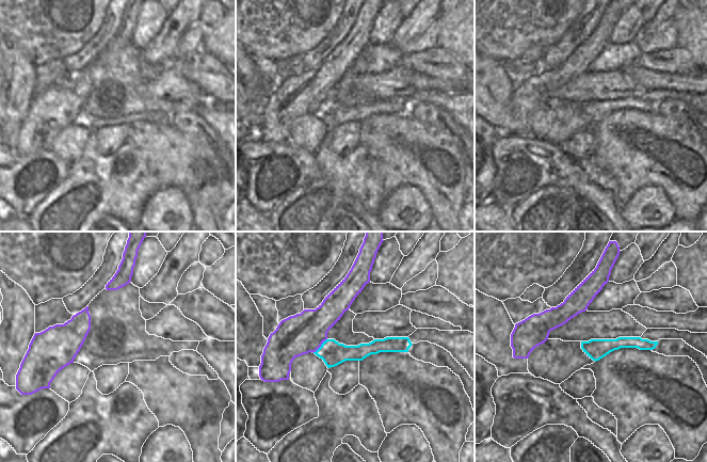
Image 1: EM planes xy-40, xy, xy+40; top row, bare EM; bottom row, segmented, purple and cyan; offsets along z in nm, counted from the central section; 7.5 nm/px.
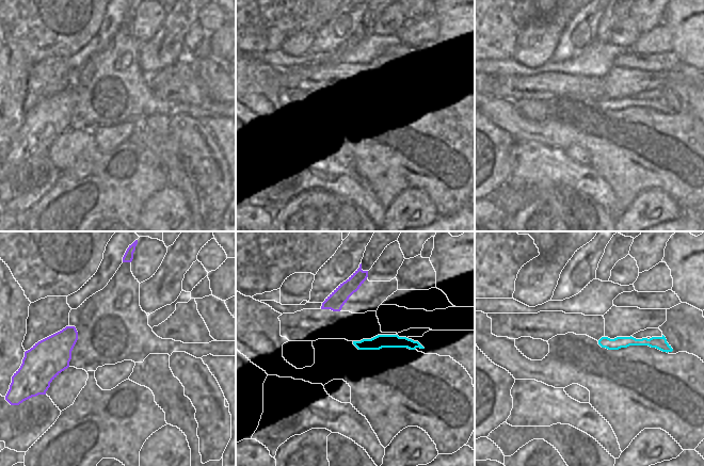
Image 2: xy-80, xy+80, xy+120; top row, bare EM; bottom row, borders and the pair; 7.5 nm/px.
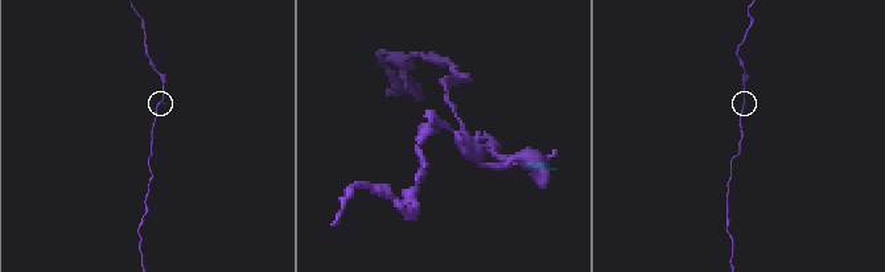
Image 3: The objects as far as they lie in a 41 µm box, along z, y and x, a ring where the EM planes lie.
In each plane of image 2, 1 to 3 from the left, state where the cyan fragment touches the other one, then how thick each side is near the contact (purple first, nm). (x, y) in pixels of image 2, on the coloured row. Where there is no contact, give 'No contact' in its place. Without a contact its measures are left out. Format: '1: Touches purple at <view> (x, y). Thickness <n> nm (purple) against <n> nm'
1: No contact
2: No contact
3: No contact.

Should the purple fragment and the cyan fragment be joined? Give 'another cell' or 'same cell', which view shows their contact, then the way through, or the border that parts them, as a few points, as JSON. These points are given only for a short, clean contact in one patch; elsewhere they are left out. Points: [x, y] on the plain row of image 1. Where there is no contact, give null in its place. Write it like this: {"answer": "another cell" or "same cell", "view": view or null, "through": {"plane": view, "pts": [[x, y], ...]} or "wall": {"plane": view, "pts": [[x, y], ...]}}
{"answer": "another cell", "view": "xy", "wall": {"plane": "xy", "pts": [[326, 99], [312, 113]]}}

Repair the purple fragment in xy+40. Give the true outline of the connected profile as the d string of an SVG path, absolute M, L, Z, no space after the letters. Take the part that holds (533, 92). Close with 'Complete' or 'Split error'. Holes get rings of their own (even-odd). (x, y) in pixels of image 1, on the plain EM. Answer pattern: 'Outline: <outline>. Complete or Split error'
Outline: M609 2L596 29L566 58L563 64L540 75L533 75L516 84L511 95L513 118L528 120L537 107L548 100L550 92L585 73L609 43L611 31L620 13L617 3Z. Complete.

